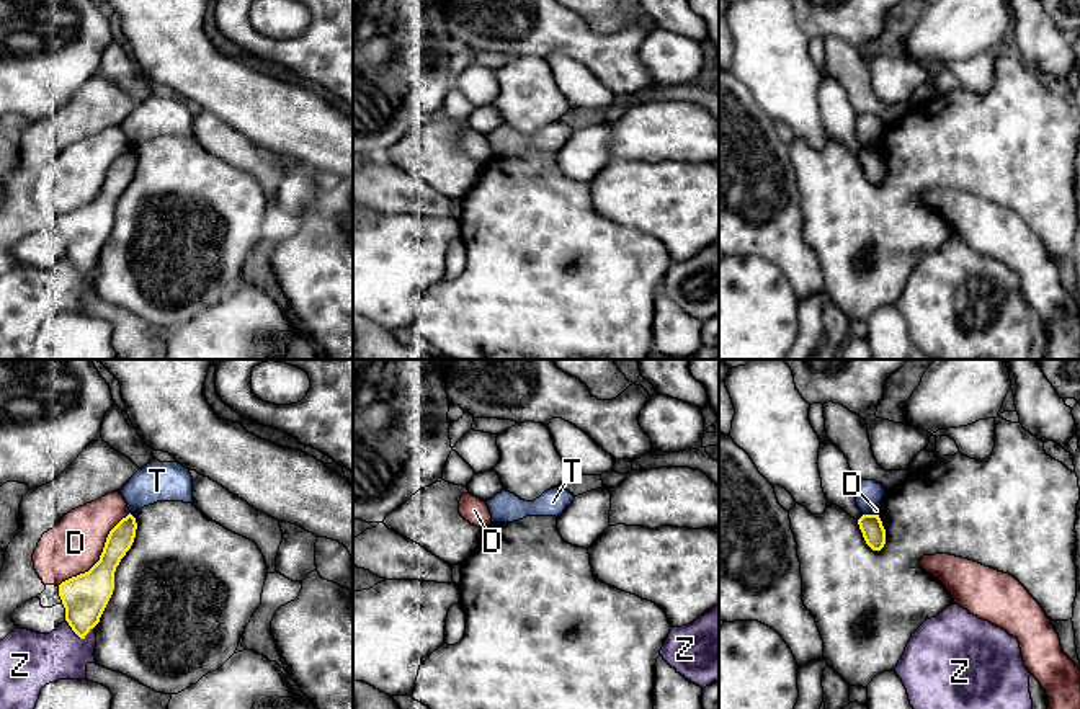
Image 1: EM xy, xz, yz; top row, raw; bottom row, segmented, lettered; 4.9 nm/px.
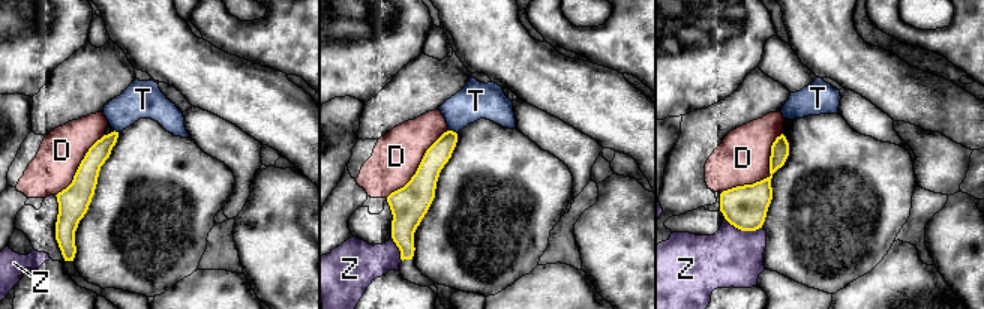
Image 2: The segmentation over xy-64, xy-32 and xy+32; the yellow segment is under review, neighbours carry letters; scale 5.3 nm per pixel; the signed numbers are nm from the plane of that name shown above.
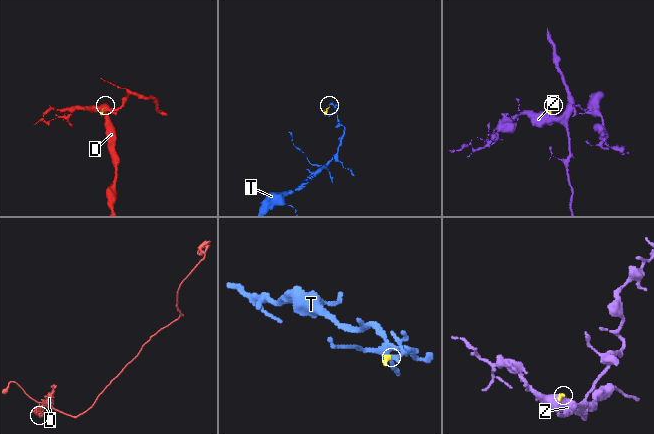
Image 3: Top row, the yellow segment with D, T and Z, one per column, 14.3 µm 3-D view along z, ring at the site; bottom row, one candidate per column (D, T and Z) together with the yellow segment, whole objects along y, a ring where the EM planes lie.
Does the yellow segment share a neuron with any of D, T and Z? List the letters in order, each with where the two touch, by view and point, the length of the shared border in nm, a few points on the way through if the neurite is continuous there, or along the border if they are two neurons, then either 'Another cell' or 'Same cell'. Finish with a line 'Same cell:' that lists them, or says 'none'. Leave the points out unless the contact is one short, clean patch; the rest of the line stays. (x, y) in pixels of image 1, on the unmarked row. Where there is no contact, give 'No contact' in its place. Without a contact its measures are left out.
D: Touches yellow at xy (100, 190). Shared border 500 nm. Another cell
T: Touches yellow at yz (866, 149). Shared border 40 nm. Boundary: yz (863, 147), (870, 149). Another cell
Z: Touches yellow at xy (77, 268). Shared border 140 nm. Another cell
Same cell: none

